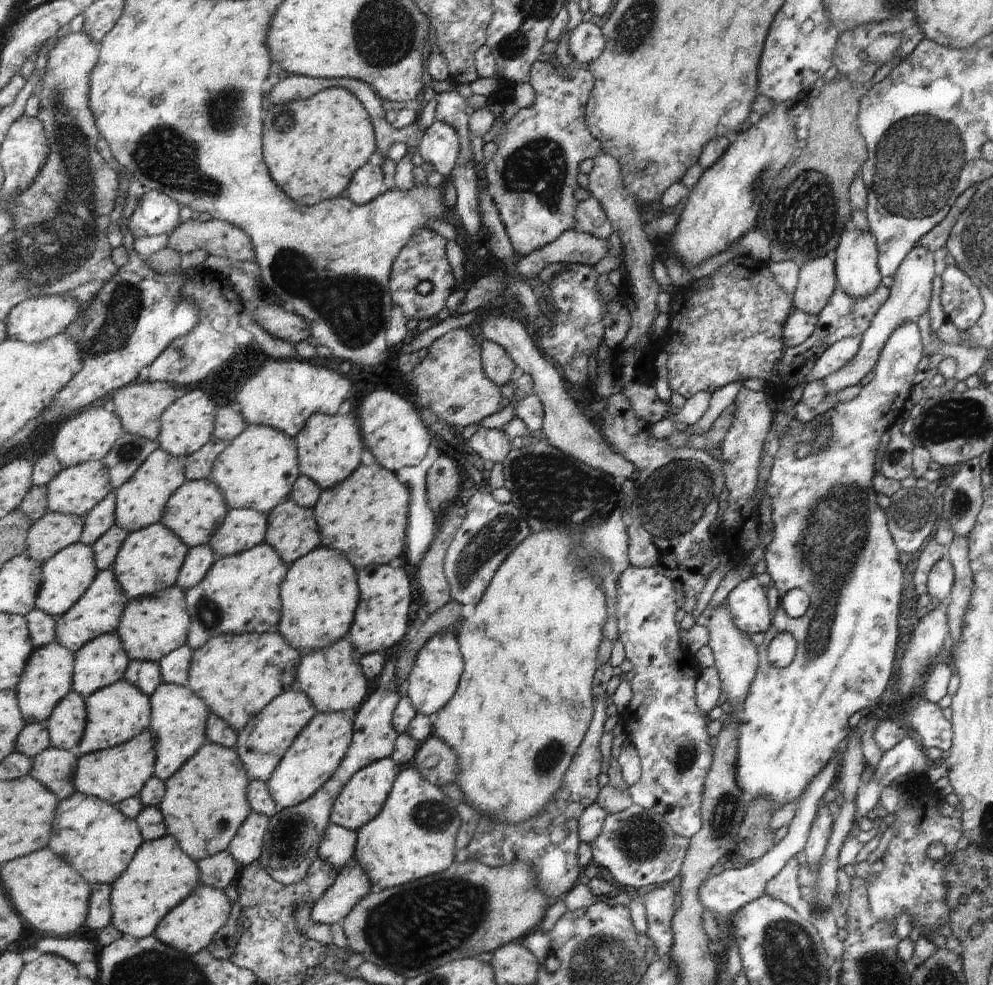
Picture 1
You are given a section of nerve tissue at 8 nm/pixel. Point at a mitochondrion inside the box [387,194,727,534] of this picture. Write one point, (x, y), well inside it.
(678, 492)

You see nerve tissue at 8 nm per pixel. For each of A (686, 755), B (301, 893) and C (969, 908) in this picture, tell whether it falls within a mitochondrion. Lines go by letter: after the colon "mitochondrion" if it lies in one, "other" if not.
A: mitochondrion
B: other
C: other

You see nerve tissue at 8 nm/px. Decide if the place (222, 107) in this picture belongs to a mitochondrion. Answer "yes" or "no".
yes

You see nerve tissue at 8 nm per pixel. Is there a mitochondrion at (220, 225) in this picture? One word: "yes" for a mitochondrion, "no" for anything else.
no

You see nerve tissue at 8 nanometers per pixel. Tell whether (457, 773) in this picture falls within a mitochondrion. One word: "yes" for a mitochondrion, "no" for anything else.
no

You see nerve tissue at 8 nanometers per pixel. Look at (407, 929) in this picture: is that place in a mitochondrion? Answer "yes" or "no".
yes

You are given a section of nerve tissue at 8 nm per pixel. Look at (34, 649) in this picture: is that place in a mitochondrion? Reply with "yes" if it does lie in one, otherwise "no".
no

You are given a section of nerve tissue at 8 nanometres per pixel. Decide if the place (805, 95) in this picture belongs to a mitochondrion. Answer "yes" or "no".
no

